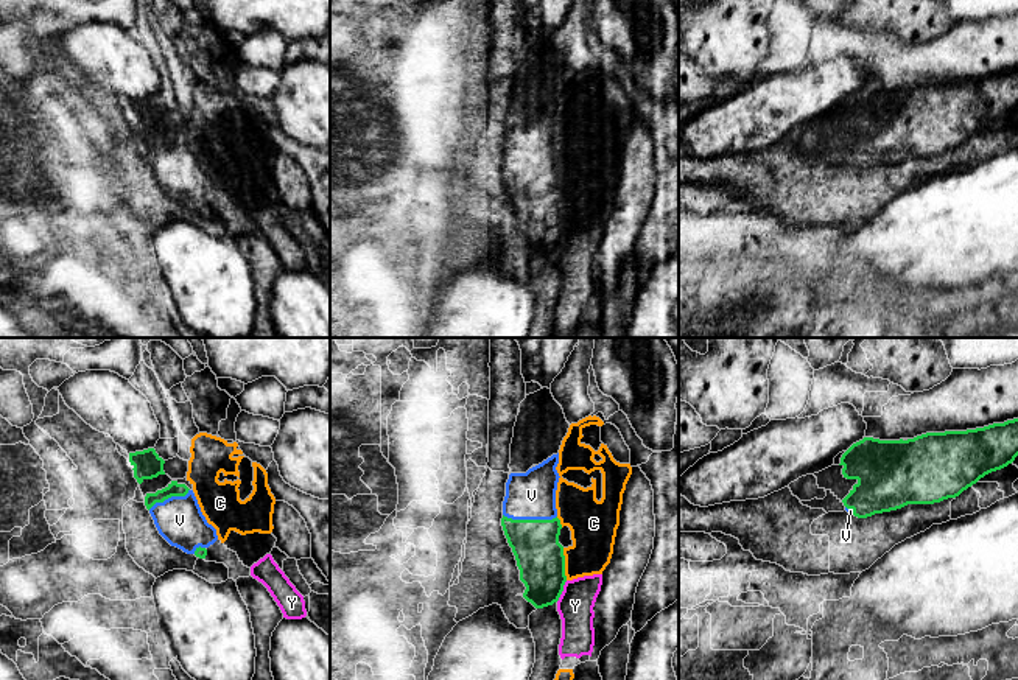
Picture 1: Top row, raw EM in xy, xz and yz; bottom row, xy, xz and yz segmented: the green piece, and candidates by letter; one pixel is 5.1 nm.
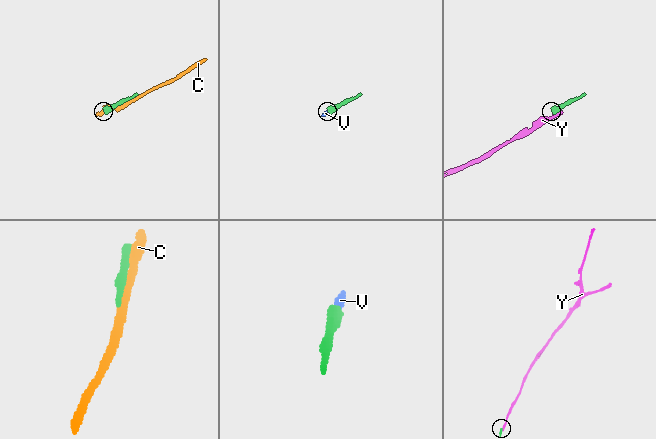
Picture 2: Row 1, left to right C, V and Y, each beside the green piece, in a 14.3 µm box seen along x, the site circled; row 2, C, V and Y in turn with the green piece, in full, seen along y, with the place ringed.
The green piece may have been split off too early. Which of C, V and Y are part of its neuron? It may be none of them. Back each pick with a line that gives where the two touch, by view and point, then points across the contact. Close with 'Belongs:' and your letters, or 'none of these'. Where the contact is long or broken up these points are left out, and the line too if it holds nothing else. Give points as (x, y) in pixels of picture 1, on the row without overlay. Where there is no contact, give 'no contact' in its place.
V: contact xz (530, 171); way xz (539, 207), (530, 171), (531, 147)
Belongs: V

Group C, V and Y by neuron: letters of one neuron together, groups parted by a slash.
C Y / V

